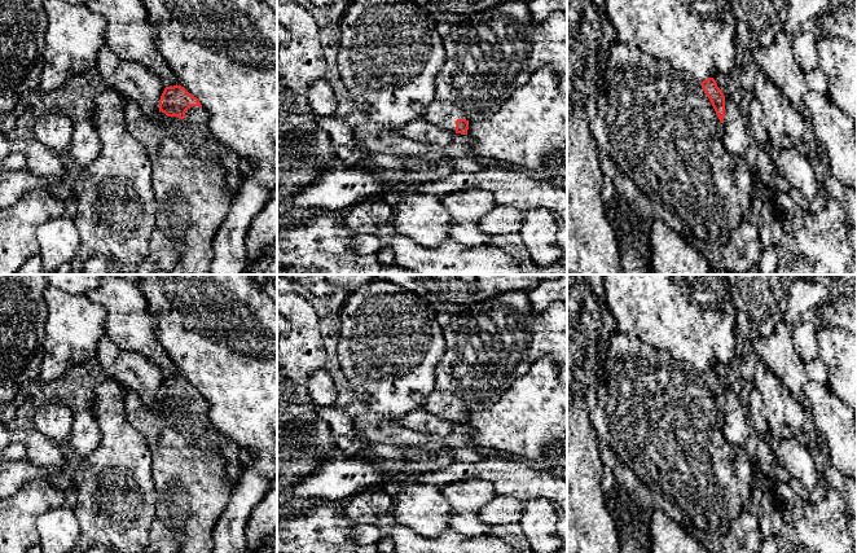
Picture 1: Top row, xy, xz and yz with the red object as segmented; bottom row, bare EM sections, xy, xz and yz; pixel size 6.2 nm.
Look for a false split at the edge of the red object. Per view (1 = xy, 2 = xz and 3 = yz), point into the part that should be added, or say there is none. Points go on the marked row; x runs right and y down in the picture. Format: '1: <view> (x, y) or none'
1: xy (196, 179)
2: xz (487, 56)
3: yz (658, 126)

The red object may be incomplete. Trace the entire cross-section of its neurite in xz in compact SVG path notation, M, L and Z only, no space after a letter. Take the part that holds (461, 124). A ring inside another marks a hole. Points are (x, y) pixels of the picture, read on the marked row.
M511 0L452 23L443 41L444 63L423 118L453 133L467 135L470 120L497 111L537 70L550 67L559 78L567 76L567 12L553 12L544 22L535 23L528 1Z

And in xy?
M177 84L164 88L157 117L145 115L140 105L129 100L126 105L126 127L149 154L151 185L158 206L157 228L173 243L177 253L177 263L170 275L208 275L214 238L245 180L239 170L241 158L214 139L208 128L208 113L197 97Z

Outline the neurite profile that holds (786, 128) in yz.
M759 71L752 92L761 104L762 124L768 133L770 157L774 158L783 149L807 149L810 128L808 122L765 71Z

